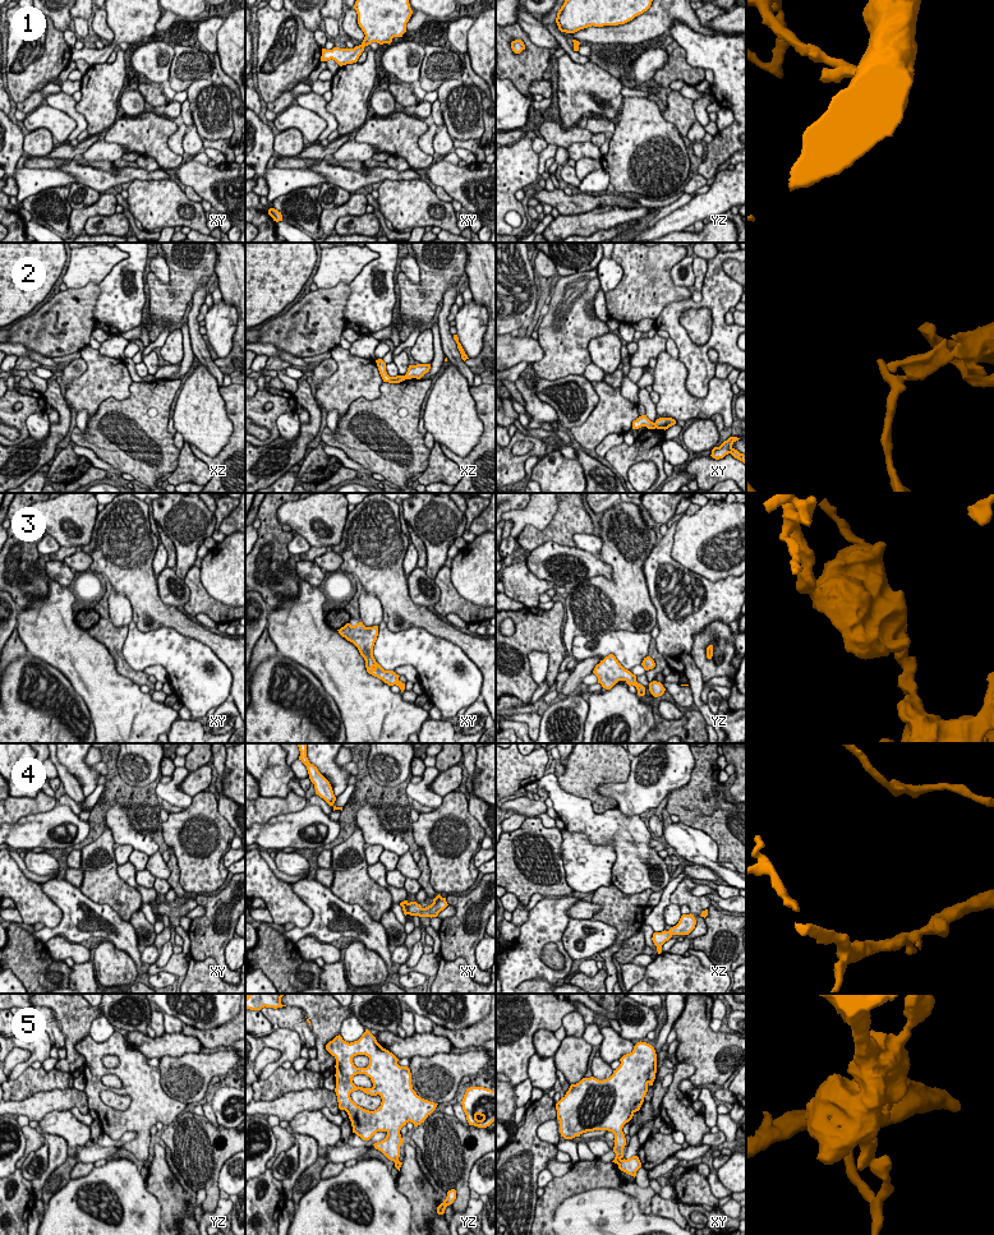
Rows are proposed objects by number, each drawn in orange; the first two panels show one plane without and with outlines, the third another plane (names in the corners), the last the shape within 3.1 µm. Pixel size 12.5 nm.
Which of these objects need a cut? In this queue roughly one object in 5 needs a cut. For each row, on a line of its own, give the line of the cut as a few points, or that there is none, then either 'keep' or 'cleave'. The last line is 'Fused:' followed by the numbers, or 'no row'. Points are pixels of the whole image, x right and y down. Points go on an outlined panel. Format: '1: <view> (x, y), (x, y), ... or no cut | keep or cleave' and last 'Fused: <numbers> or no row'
1: no cut | keep
2: xy (654, 423), (656, 427) | cleave
3: no cut | keep
4: no cut | keep
5: xy (621, 1160), (617, 1164) | cleave
Fused: 2, 5

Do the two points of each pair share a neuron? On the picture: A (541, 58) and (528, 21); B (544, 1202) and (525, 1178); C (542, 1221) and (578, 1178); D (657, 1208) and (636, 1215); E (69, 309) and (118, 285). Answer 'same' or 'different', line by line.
A: different
B: different
C: same
D: different
E: different

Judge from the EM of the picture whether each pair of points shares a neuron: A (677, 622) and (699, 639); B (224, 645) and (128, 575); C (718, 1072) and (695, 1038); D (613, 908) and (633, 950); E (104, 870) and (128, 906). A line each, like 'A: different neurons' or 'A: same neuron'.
A: different neurons
B: same neuron
C: same neuron
D: different neurons
E: same neuron

